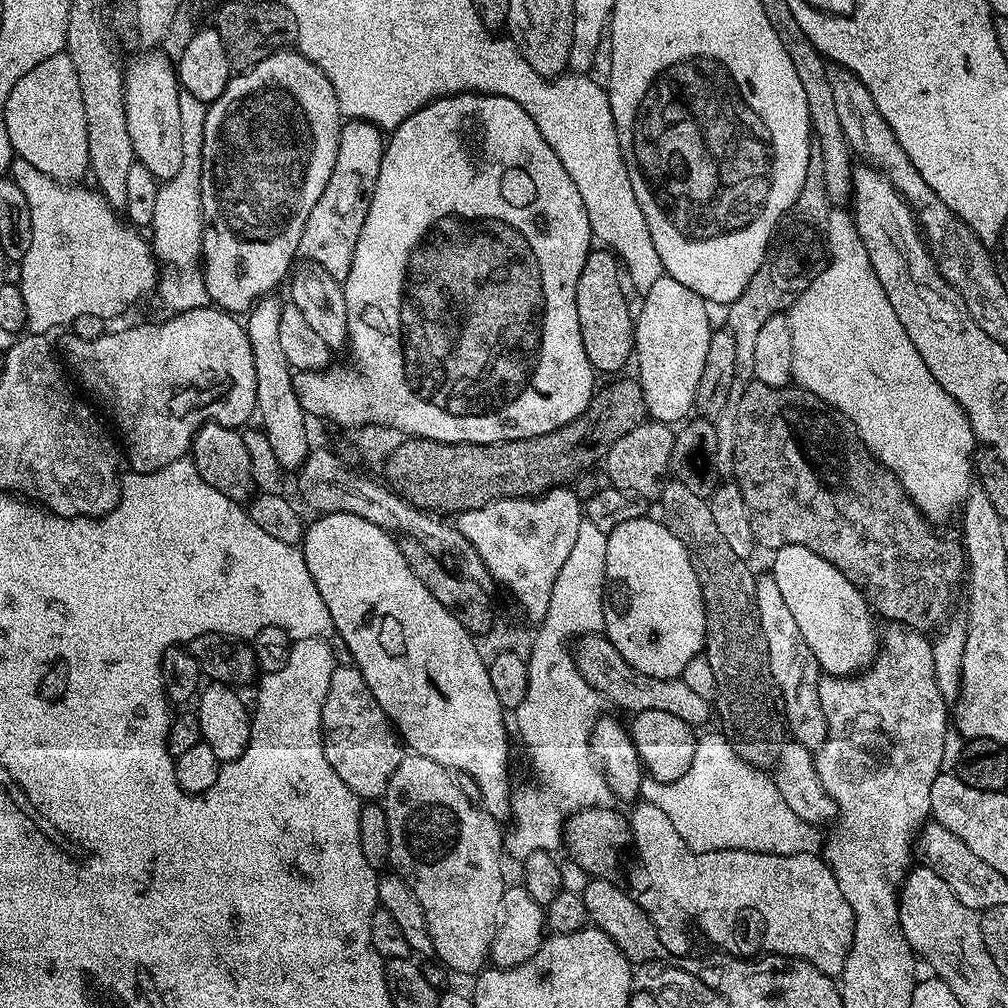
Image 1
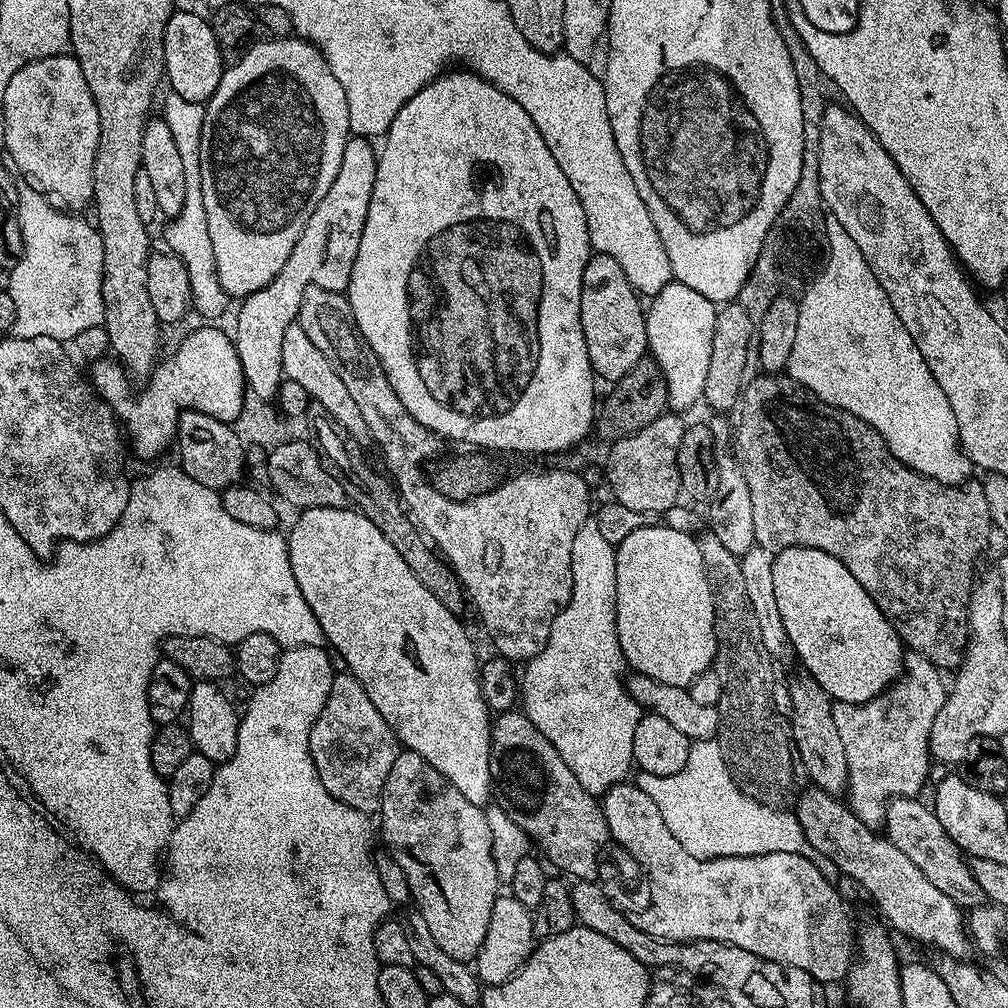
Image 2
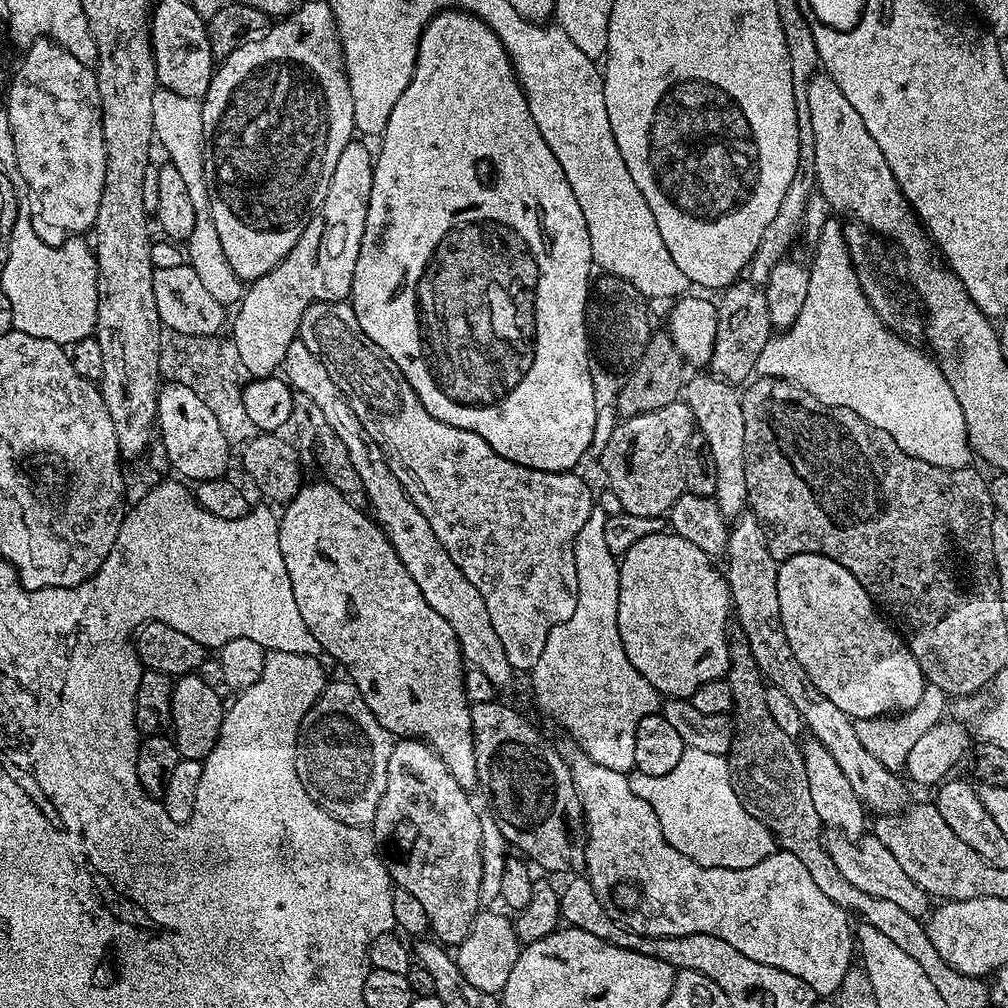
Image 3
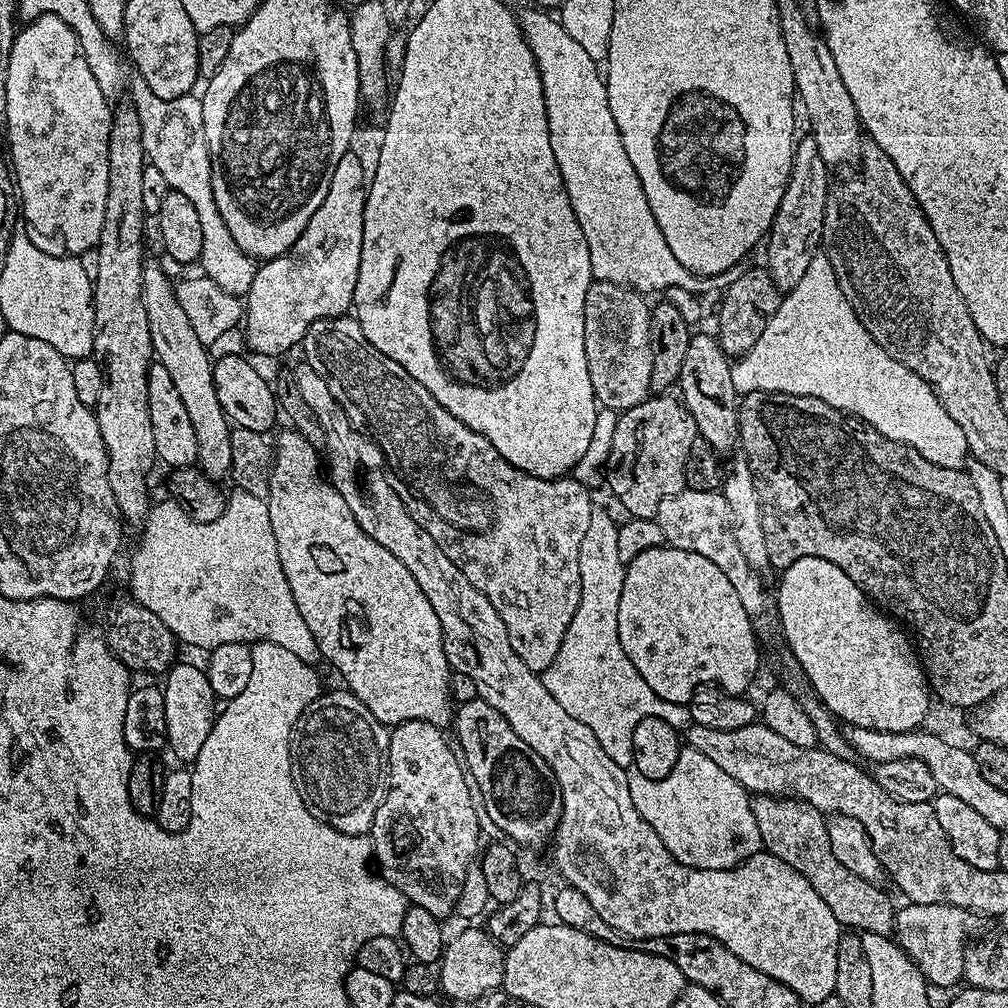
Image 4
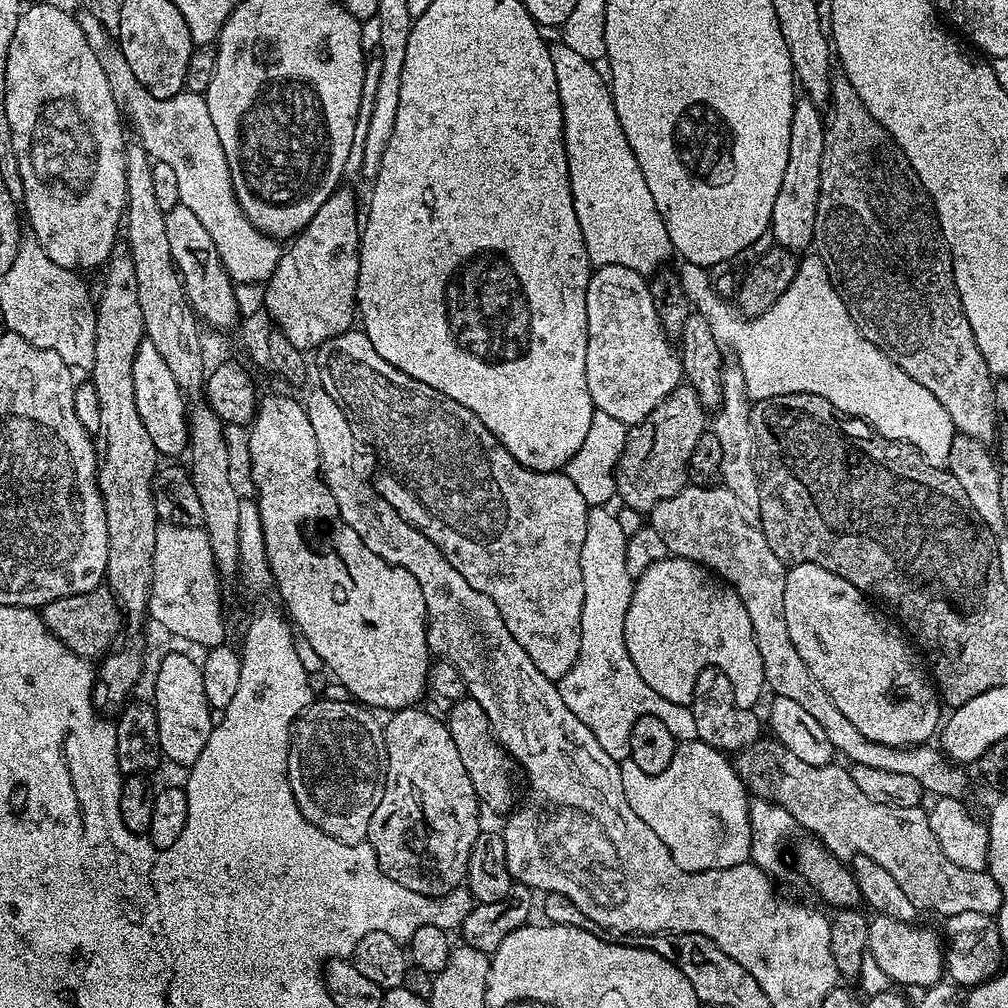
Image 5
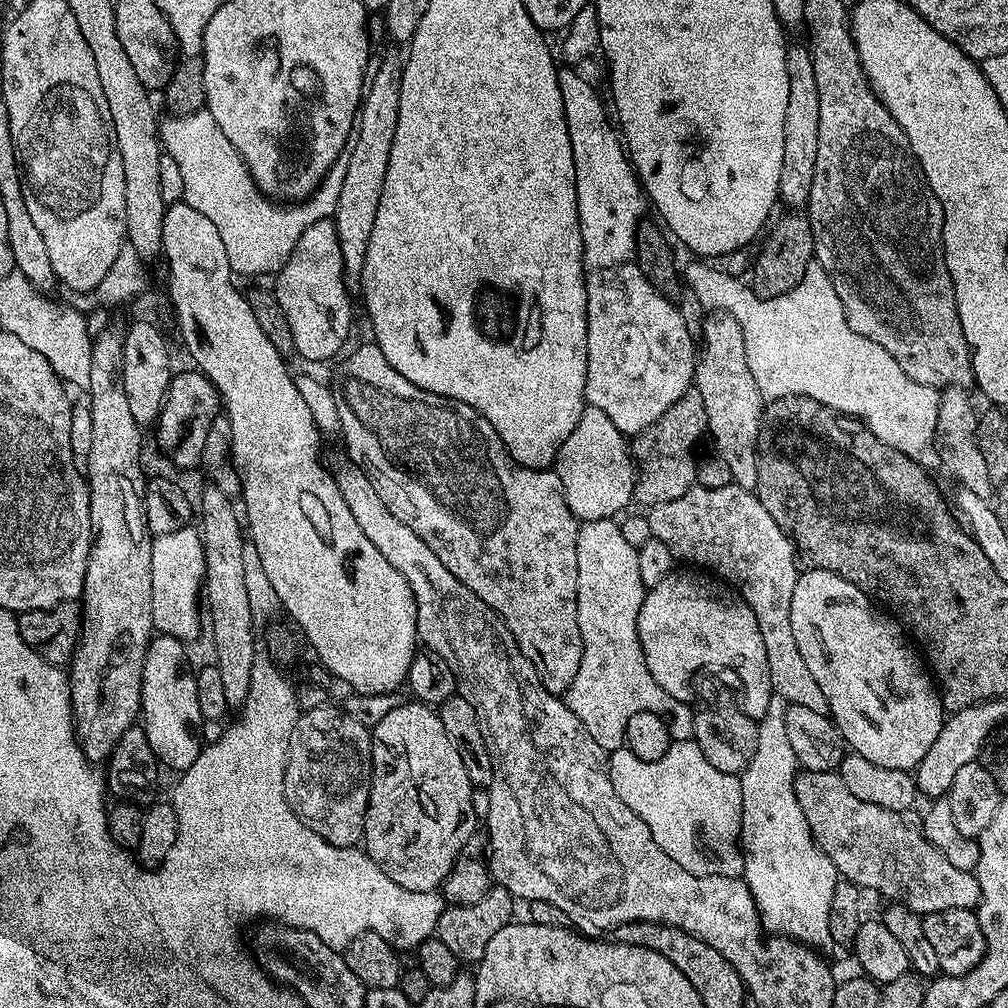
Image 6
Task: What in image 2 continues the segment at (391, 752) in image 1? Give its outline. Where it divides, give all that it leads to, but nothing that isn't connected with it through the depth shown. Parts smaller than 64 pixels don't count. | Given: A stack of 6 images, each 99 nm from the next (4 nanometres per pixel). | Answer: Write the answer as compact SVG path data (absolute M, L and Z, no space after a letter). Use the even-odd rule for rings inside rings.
M351 674L343 675L333 675L326 706L322 706L322 714L318 714L308 735L308 749L322 786L326 786L326 790L330 790L330 794L334 798L338 798L338 802L342 802L346 806L354 806L354 810L359 812L376 814L380 811L382 790L386 778L390 774L390 768L380 766L378 762L366 762L362 756L358 756L358 760L354 758L358 752L354 752L354 746L350 746L352 744L350 730L352 728L358 728L358 732L370 730L370 728L366 728L366 724L362 726L362 714L360 714L360 718L356 714L358 706L368 706L370 694L366 694L366 690L358 678L354 678ZM336 688L340 688L340 692L336 692ZM350 720L352 720L352 724L350 724ZM358 720L360 720L360 724L358 724Z

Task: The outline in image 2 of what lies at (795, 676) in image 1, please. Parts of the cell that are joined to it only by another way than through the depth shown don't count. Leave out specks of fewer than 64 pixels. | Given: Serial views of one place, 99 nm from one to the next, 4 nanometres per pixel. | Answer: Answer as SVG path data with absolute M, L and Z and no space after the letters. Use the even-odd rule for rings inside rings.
M812 679L805 684L791 685L793 710L790 715L792 737L796 743L799 767L809 776L811 783L824 792L840 794L848 787L848 763L846 750L842 750L842 737L832 717L833 701Z

